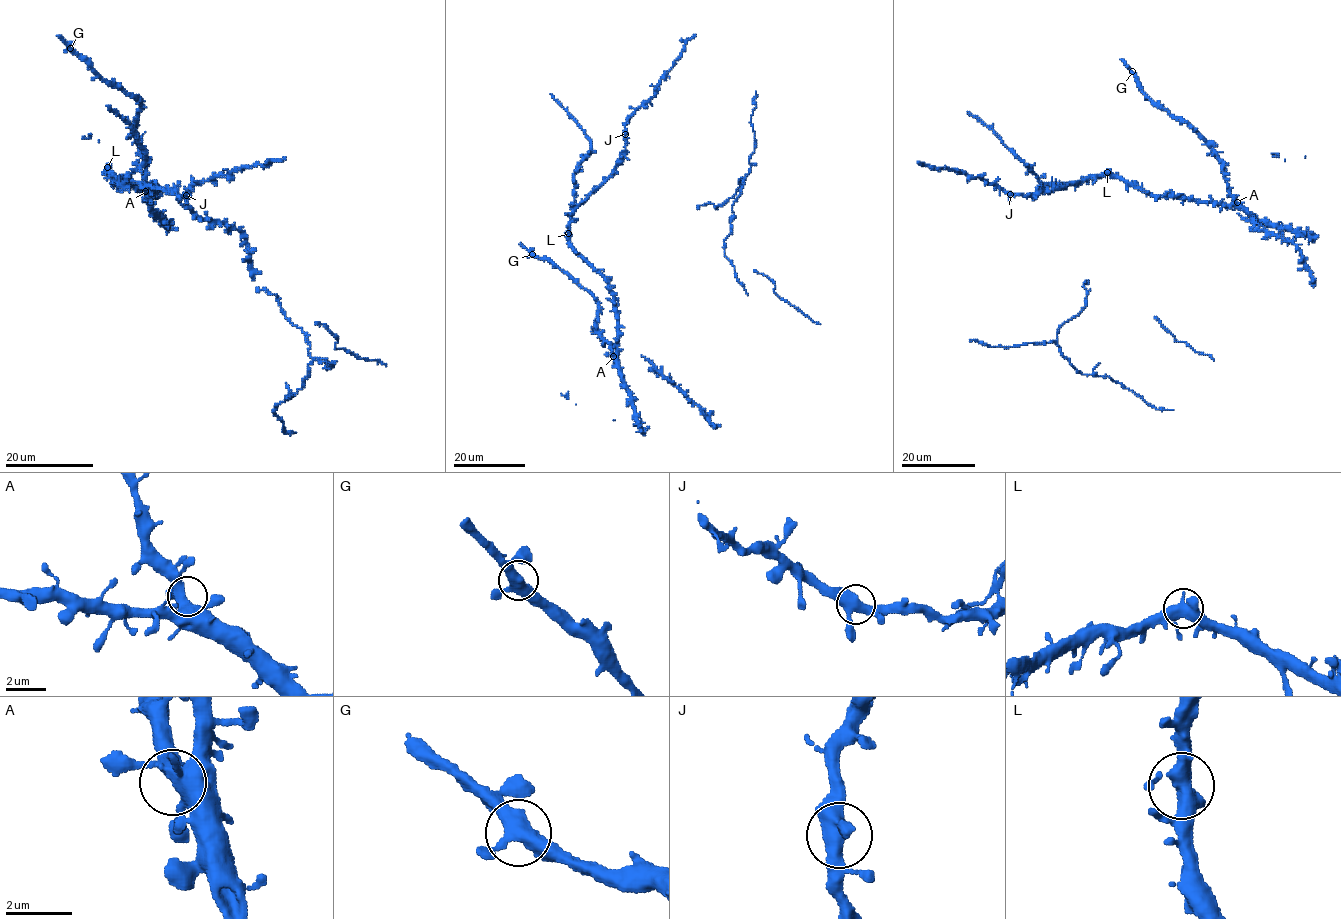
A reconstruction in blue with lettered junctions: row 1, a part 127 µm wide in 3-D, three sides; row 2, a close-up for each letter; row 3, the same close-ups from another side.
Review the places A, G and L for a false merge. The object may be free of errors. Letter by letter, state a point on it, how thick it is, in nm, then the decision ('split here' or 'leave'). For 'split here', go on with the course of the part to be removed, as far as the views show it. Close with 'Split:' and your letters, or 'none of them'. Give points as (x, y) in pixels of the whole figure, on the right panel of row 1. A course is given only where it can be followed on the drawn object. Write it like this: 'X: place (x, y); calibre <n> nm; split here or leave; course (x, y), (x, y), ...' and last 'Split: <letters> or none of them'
A: place (1237, 202); calibre 420 nm; leave
G: place (1132, 71); calibre 420 nm; leave
L: place (1107, 172); calibre 480 nm; leave
Split: none of them

